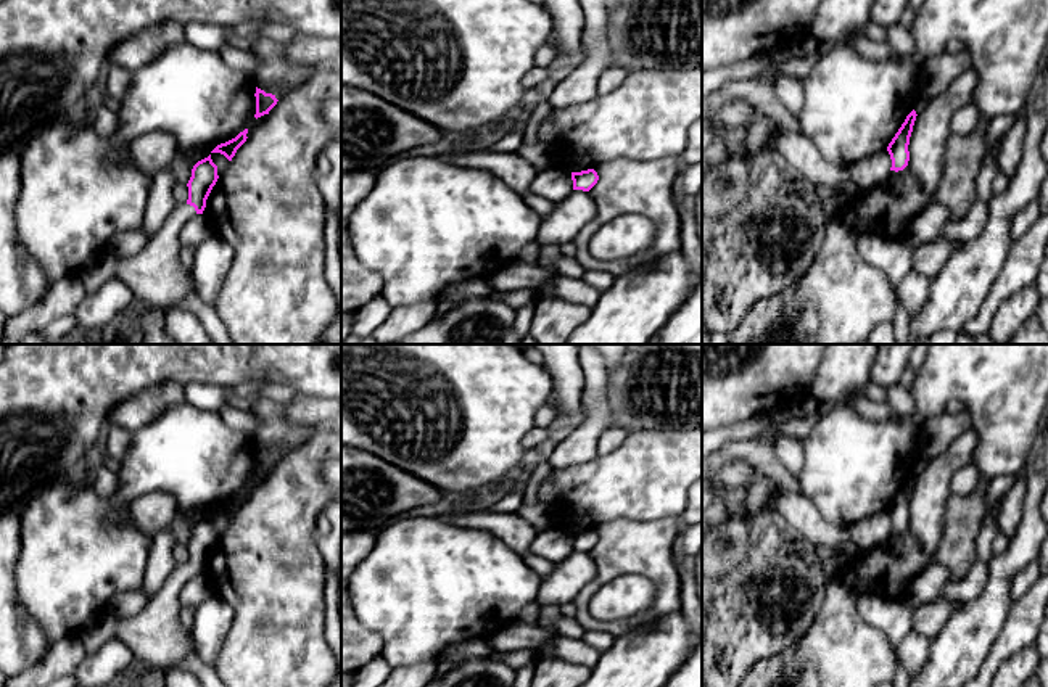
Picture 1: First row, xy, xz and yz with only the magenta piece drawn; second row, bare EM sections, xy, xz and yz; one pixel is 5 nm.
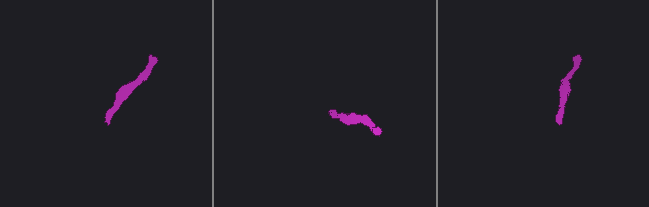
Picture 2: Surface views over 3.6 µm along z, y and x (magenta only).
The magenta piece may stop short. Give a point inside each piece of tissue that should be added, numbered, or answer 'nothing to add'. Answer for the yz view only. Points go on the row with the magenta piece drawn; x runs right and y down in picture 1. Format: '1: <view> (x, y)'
nothing to add

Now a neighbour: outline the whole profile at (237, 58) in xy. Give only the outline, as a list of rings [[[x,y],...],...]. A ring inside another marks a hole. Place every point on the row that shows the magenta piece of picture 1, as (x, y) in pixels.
[[[227,43],[217,51],[227,66],[248,74],[251,79],[254,77],[258,69],[258,56],[253,50],[245,50]]]

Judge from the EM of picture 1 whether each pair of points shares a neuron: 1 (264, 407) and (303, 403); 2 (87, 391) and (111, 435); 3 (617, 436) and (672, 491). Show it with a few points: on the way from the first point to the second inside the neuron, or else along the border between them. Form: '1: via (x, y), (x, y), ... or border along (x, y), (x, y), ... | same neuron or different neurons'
1: border along (285, 406), (285, 412), (292, 419), (317, 428) | different neurons
2: border along (108, 423), (105, 427) | different neurons
3: border along (628, 435), (612, 451), (598, 456) | different neurons

